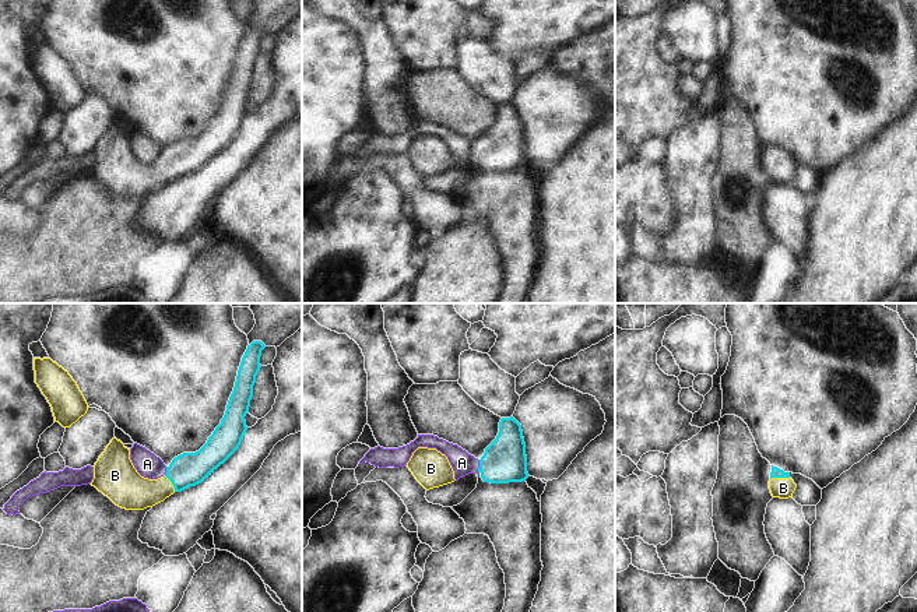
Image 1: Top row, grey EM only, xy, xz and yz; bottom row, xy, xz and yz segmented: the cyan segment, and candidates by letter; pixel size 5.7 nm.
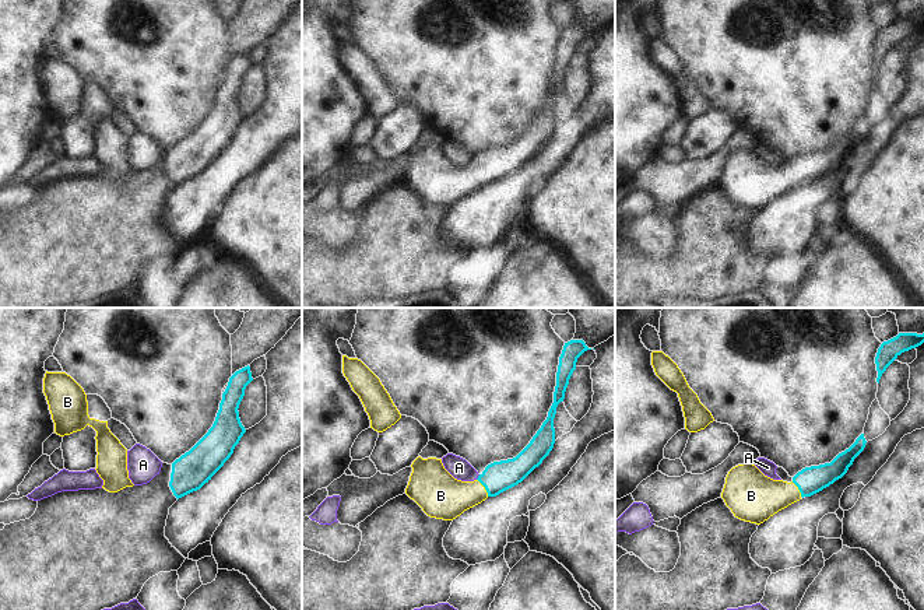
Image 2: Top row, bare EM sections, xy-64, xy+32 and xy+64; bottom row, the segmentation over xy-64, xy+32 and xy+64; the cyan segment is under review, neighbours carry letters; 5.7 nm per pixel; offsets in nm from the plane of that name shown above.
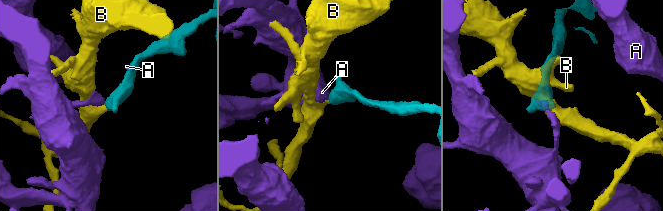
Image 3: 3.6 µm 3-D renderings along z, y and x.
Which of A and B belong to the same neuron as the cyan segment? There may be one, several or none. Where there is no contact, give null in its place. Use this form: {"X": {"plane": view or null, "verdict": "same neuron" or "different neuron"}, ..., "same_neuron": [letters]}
{"A": {"plane": "xz", "verdict": "different neuron"}, "B": {"plane": "yz", "verdict": "same neuron"}, "same_neuron": ["B"]}

